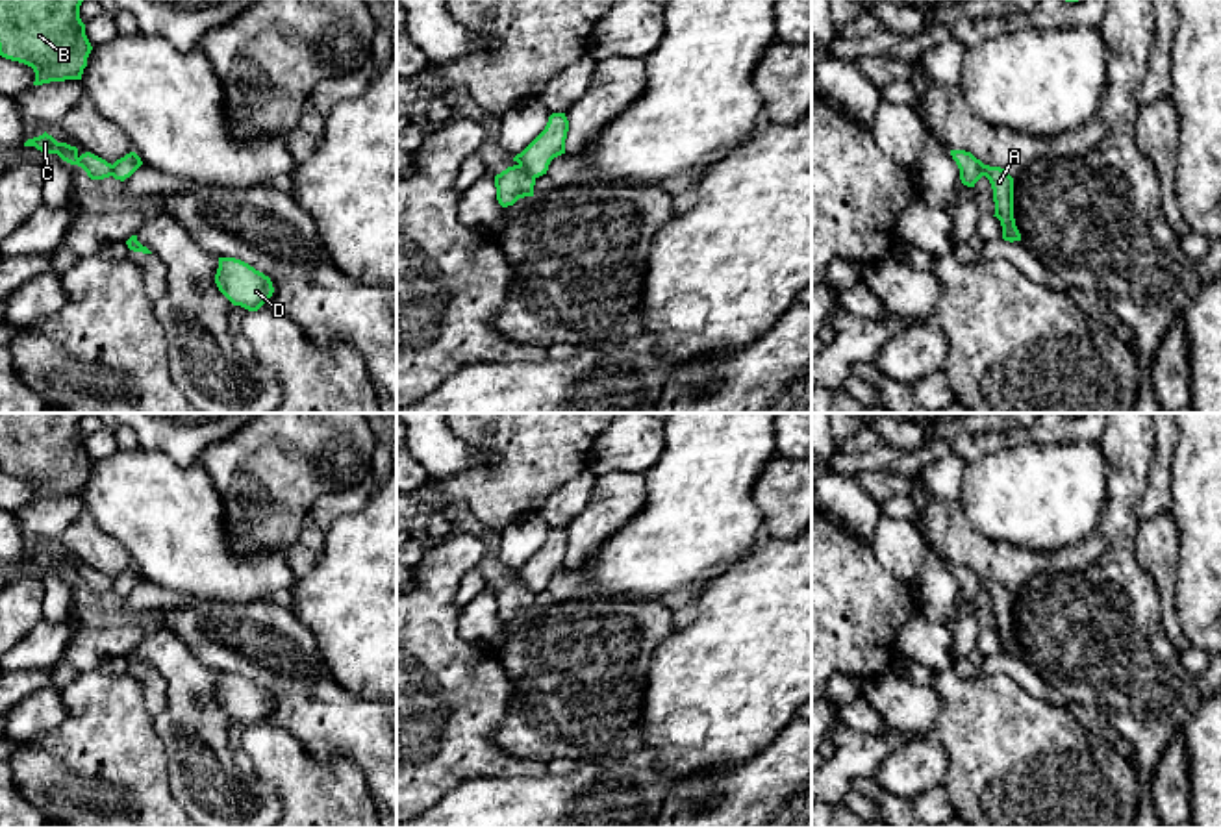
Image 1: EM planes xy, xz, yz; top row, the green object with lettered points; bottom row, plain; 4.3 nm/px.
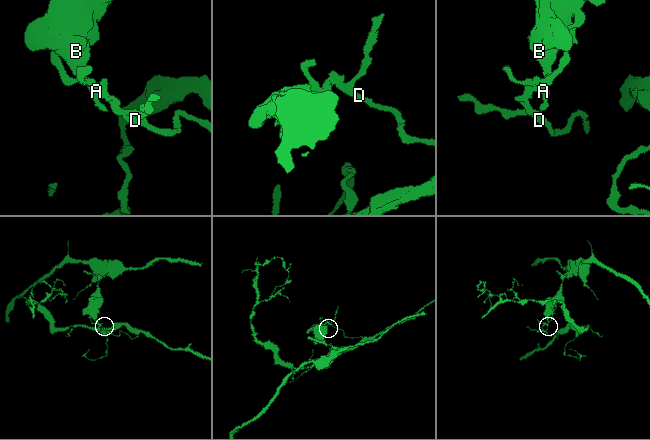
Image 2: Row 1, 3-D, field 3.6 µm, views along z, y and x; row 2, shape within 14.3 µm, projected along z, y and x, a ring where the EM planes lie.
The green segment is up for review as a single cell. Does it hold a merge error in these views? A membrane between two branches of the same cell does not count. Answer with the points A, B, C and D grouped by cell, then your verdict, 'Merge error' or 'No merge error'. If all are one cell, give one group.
Groups: A B / C D. Merge error

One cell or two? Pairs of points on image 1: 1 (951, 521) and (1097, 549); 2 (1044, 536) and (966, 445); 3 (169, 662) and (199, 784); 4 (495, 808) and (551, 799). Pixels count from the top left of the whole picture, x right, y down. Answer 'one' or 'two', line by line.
1: one
2: two
3: one
4: one

